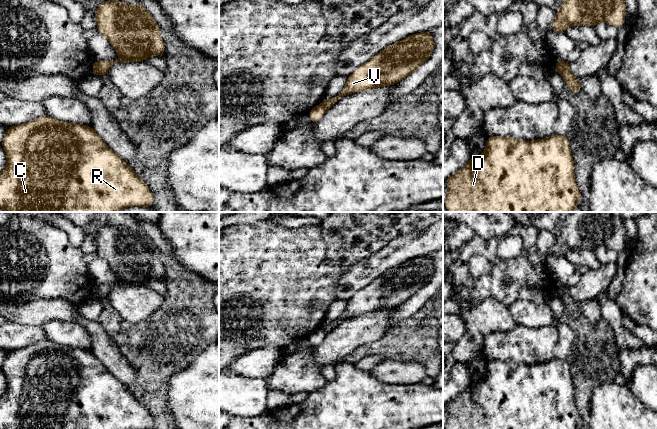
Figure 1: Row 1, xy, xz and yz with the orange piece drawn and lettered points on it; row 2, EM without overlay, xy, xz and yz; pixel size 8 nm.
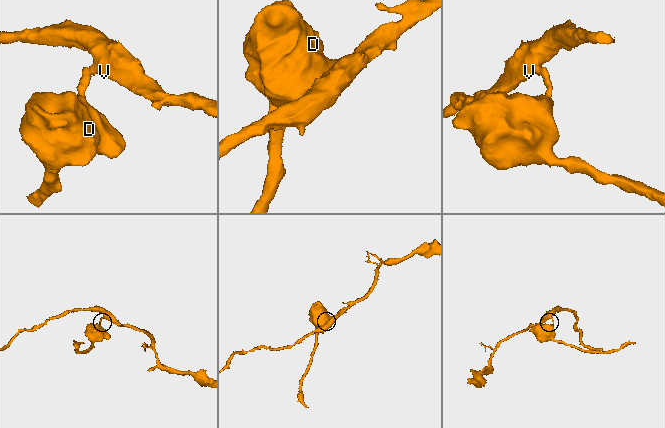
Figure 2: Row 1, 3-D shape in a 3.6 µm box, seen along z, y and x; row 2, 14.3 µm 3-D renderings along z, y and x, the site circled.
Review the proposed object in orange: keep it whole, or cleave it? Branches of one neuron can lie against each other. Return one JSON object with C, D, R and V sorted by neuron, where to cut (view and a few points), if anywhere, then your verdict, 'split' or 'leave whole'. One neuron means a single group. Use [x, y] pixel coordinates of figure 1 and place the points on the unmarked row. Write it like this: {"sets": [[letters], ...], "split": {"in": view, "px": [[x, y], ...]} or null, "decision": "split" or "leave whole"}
{"sets": [["C", "D", "R"], ["V"]], "split": {"in": "xy", "px": [[97, 285], [101, 298]]}, "decision": "split"}

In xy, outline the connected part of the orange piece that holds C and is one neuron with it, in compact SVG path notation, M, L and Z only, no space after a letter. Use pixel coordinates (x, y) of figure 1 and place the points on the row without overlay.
M48 339L7 351L1 367L7 387L0 397L0 429L153 429L154 418L91 350L62 346Z

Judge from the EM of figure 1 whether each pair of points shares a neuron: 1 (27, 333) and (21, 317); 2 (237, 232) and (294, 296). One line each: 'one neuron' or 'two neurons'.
1: two neurons
2: one neuron

